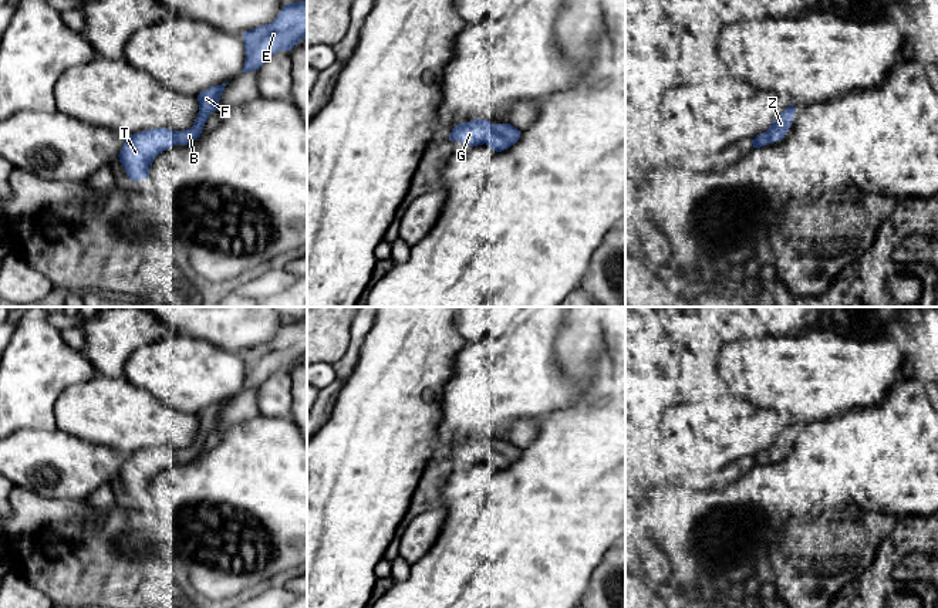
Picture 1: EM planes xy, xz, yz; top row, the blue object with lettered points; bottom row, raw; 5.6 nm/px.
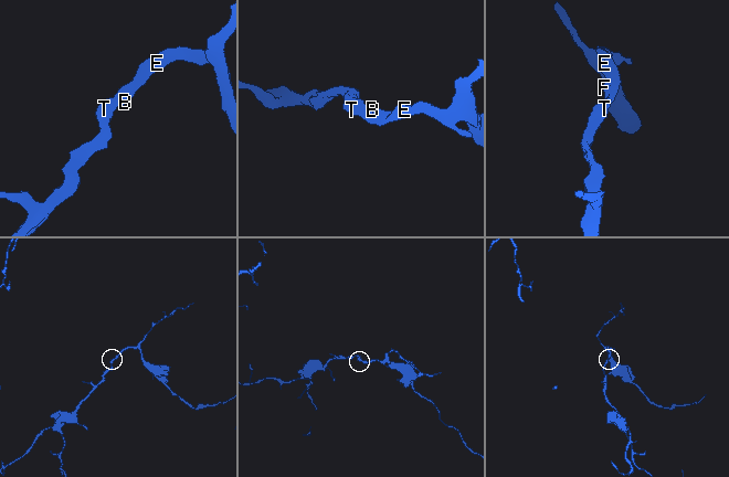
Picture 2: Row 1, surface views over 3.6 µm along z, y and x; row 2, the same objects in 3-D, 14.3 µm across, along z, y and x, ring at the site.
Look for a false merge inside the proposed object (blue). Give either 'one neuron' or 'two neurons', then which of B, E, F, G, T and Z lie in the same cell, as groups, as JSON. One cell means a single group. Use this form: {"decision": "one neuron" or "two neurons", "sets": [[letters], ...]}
{"decision": "one neuron", "sets": [["B", "E", "F", "G", "T", "Z"]]}

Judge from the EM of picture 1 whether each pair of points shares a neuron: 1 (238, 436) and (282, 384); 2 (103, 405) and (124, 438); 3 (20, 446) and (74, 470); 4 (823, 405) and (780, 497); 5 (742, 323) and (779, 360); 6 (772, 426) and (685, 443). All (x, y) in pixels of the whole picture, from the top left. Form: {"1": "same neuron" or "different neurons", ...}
{"1": "different neurons", "2": "same neuron", "3": "same neuron", "4": "different neurons", "5": "different neurons", "6": "same neuron"}

